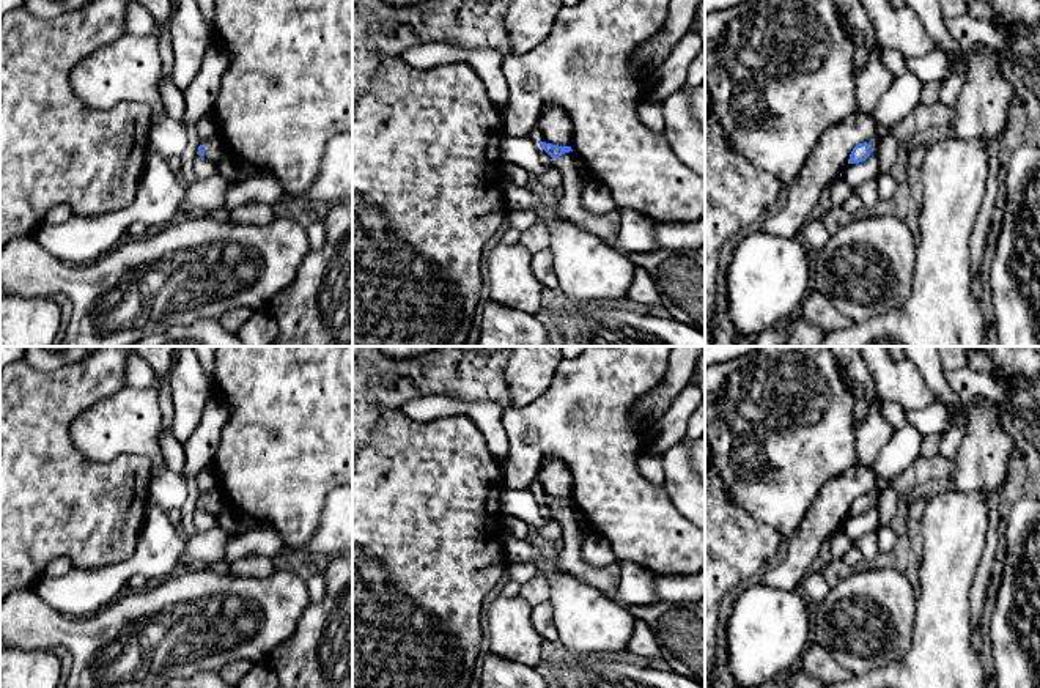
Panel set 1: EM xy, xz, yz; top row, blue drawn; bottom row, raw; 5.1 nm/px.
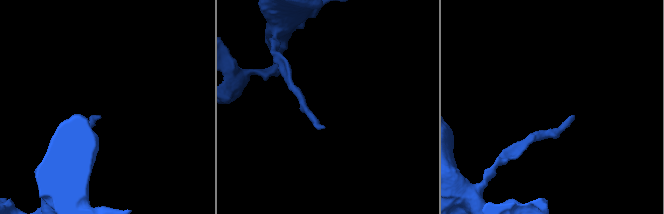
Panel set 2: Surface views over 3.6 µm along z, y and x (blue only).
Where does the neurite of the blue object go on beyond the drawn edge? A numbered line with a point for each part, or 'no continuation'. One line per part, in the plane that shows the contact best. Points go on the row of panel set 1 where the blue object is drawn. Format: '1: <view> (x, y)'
1: xz (568, 207)

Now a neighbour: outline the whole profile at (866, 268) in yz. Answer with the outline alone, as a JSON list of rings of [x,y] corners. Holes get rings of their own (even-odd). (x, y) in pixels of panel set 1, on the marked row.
[[[894,213],[854,217],[810,258],[812,290],[828,296],[853,323],[887,313],[906,302],[913,290],[917,244],[909,227]]]

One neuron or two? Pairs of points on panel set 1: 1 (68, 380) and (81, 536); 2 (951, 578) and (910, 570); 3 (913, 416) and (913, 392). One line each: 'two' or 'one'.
1: one
2: two
3: two

